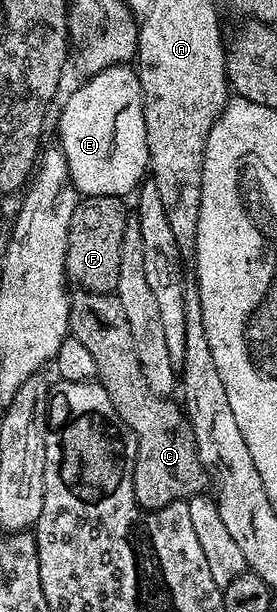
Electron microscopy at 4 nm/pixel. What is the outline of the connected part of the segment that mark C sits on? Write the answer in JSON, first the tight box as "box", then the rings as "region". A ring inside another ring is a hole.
{"box":[70,290,209,510],"region":[[[75,290],[70,293],[70,298],[70,335],[85,342],[89,354],[93,354],[98,383],[109,394],[113,410],[121,414],[137,438],[133,470],[135,501],[144,510],[154,510],[200,495],[208,487],[209,477],[203,471],[203,463],[195,449],[191,421],[187,419],[186,411],[178,403],[174,404],[174,399],[159,396],[147,383],[135,353],[129,318],[125,316],[125,310],[121,310],[119,297]]]}

